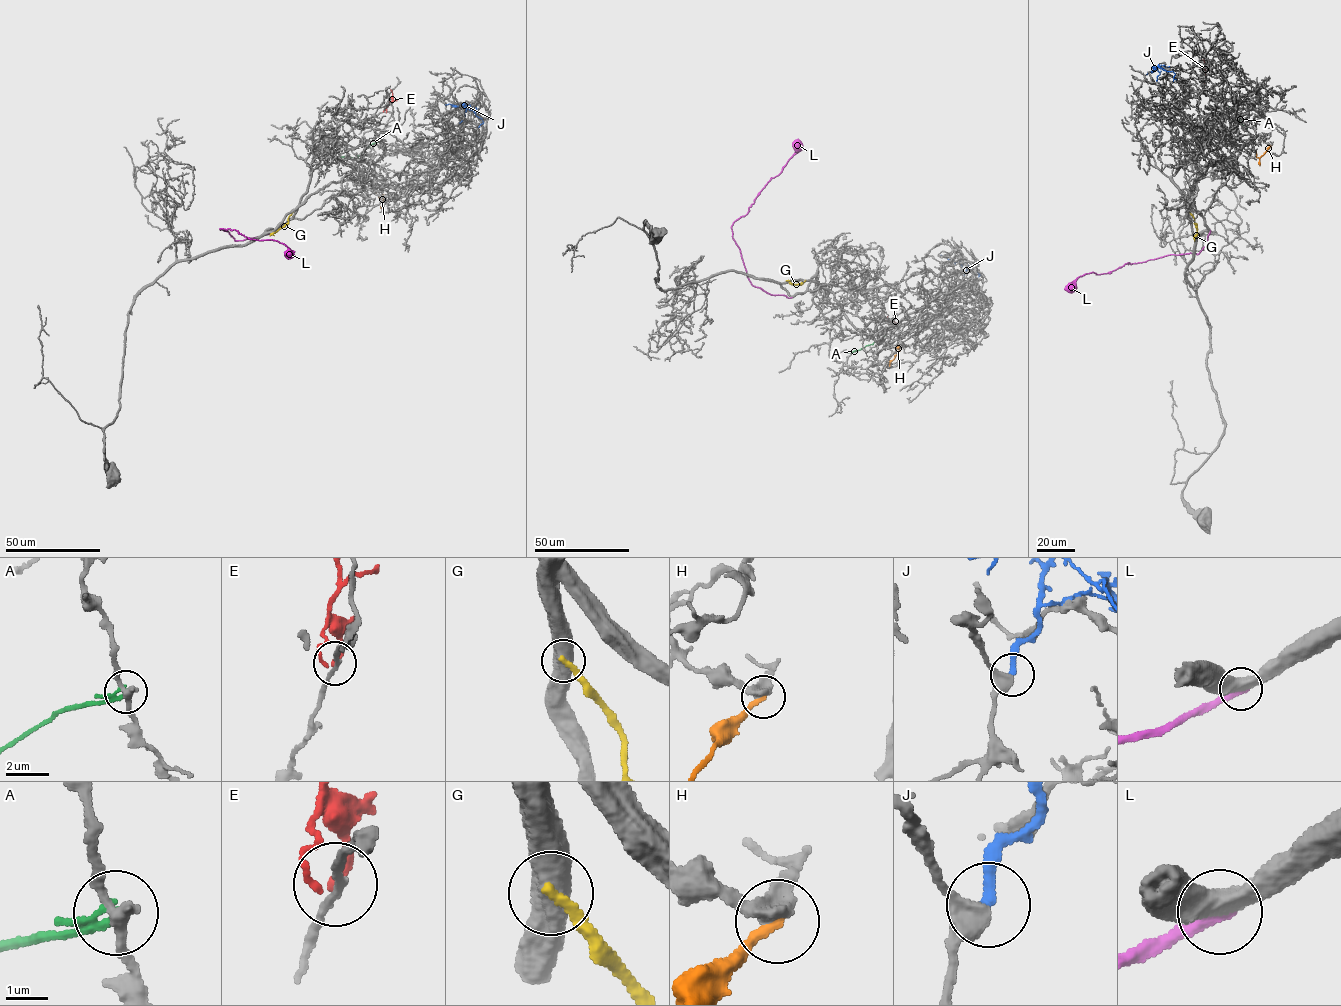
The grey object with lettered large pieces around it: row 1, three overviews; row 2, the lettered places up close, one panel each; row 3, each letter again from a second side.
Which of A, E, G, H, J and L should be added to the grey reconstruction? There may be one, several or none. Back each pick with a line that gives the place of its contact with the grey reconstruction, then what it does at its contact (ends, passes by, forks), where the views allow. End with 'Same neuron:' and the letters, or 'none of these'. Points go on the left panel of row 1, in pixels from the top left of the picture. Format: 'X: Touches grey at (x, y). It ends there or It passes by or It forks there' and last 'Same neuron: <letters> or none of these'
Same neuron: none of these

